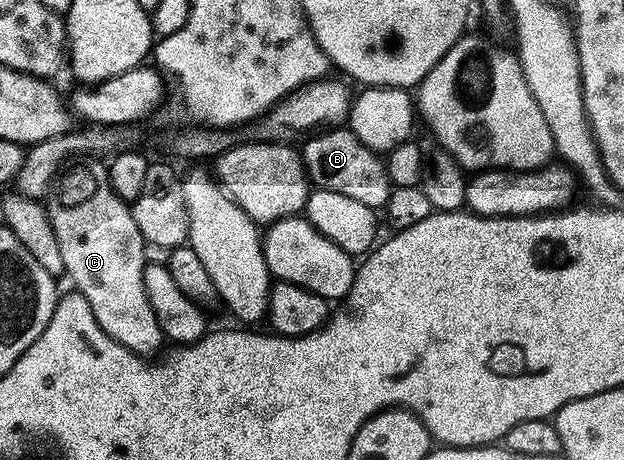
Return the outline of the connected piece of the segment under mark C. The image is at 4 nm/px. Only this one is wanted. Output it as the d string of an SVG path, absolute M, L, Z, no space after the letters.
M92 158L88 162L85 168L72 168L68 173L65 171L55 181L56 200L49 199L46 204L50 226L54 228L54 238L58 238L58 250L62 250L62 262L67 279L72 279L76 283L73 284L75 291L82 293L86 302L90 302L90 310L98 326L102 326L102 330L106 330L110 338L126 346L129 352L148 358L151 357L151 352L158 351L166 344L166 337L150 306L150 298L144 285L145 242L138 225L134 223L134 214L129 201L122 199L110 186L105 161Z

